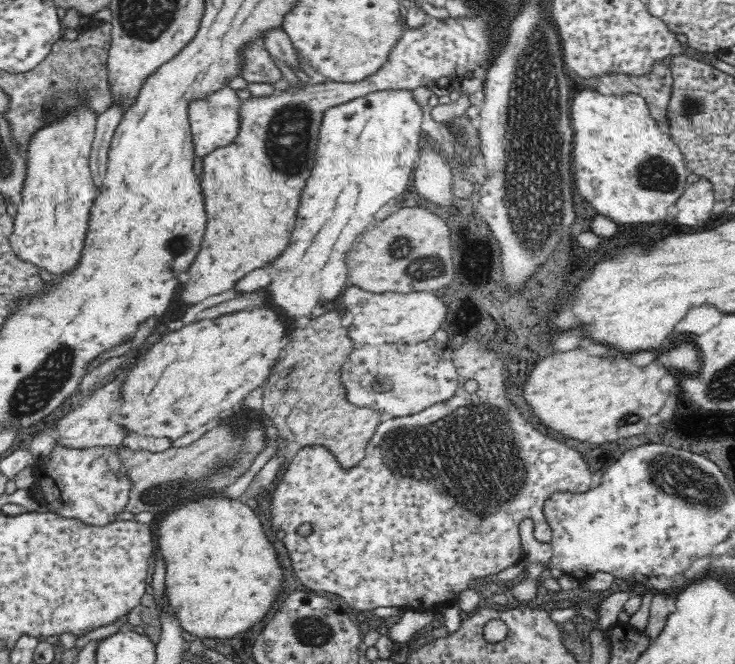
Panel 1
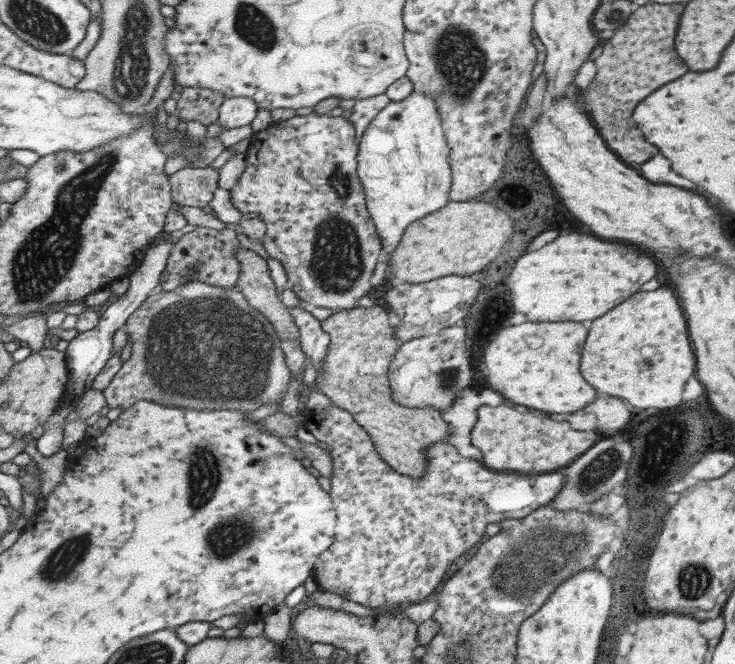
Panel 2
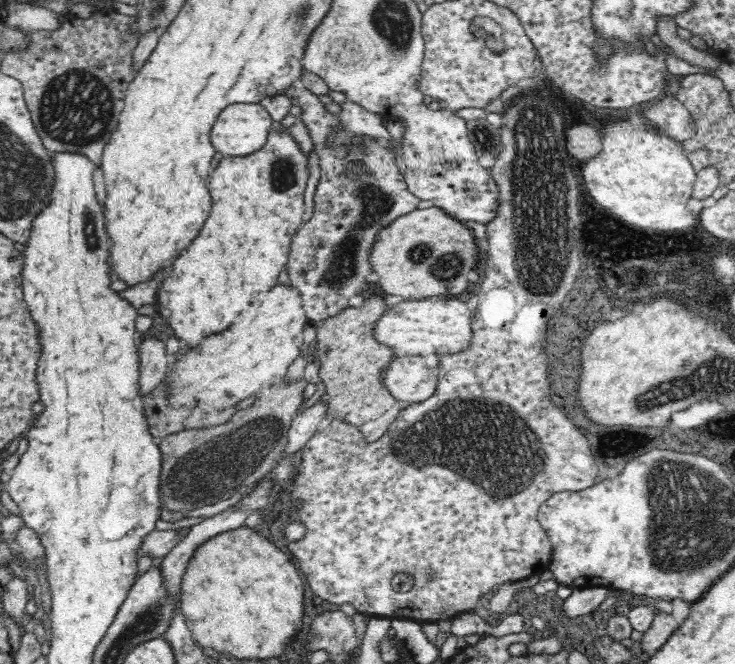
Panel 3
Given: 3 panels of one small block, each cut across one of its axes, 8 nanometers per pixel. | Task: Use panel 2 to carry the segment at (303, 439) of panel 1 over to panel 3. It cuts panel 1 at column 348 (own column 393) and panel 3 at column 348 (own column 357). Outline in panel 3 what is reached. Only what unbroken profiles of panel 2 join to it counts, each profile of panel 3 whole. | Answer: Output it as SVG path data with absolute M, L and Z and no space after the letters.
M372 296L360 308L346 308L334 318L316 322L316 352L308 358L310 364L318 362L320 366L320 382L324 384L320 404L326 408L326 418L346 420L364 434L366 442L378 442L402 414L402 404L390 396L382 376L396 352L374 338L374 324L384 312L382 300Z

